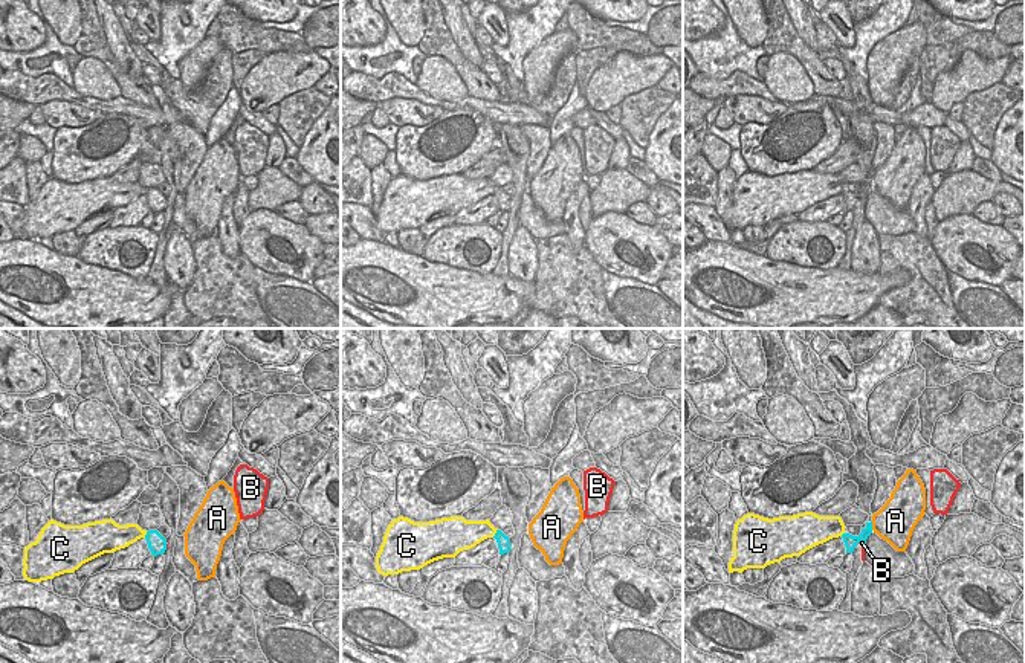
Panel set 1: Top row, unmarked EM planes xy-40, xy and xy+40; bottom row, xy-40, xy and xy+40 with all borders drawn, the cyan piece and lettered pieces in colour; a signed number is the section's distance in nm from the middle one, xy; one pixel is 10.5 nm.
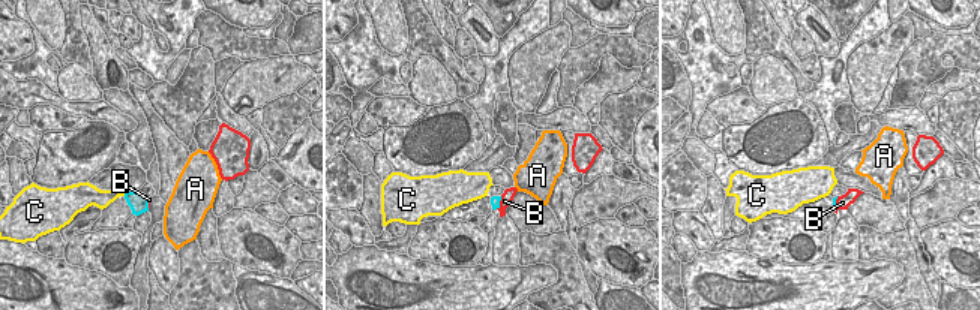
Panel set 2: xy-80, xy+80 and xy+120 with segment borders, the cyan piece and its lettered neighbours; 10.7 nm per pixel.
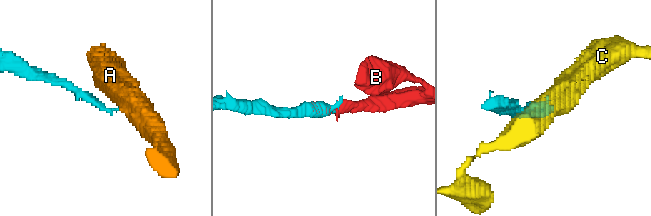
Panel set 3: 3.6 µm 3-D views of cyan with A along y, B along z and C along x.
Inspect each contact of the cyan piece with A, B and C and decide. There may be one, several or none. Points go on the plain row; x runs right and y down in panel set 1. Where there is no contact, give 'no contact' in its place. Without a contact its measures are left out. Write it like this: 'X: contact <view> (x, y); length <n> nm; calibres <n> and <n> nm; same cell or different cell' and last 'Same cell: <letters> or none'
A: contact xy+40 (871, 184); length 100 nm; calibres 120 and 420 nm; different cell
B: contact xy+40 (860, 199); length 100 nm; calibres 130 and 50 nm; same cell
C: contact xy (495, 191); length 110 nm; calibres 130 and 260 nm; different cell
Same cell: B

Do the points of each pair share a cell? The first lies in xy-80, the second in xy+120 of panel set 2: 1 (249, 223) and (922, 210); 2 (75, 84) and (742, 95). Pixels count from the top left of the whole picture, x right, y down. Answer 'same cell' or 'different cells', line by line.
1: different cells
2: different cells

